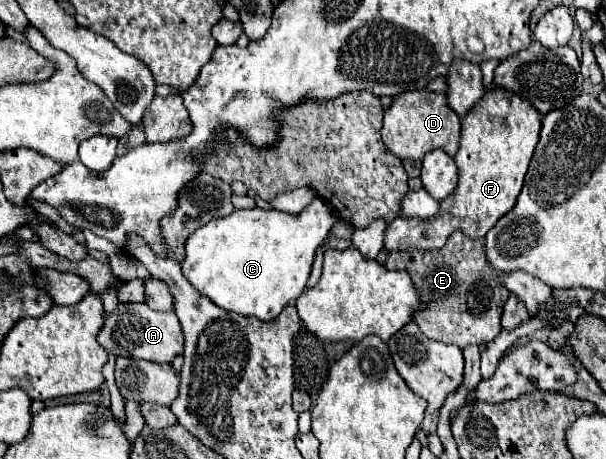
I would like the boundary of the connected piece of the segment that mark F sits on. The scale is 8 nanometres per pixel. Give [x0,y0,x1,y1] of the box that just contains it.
[384,88,540,250]

